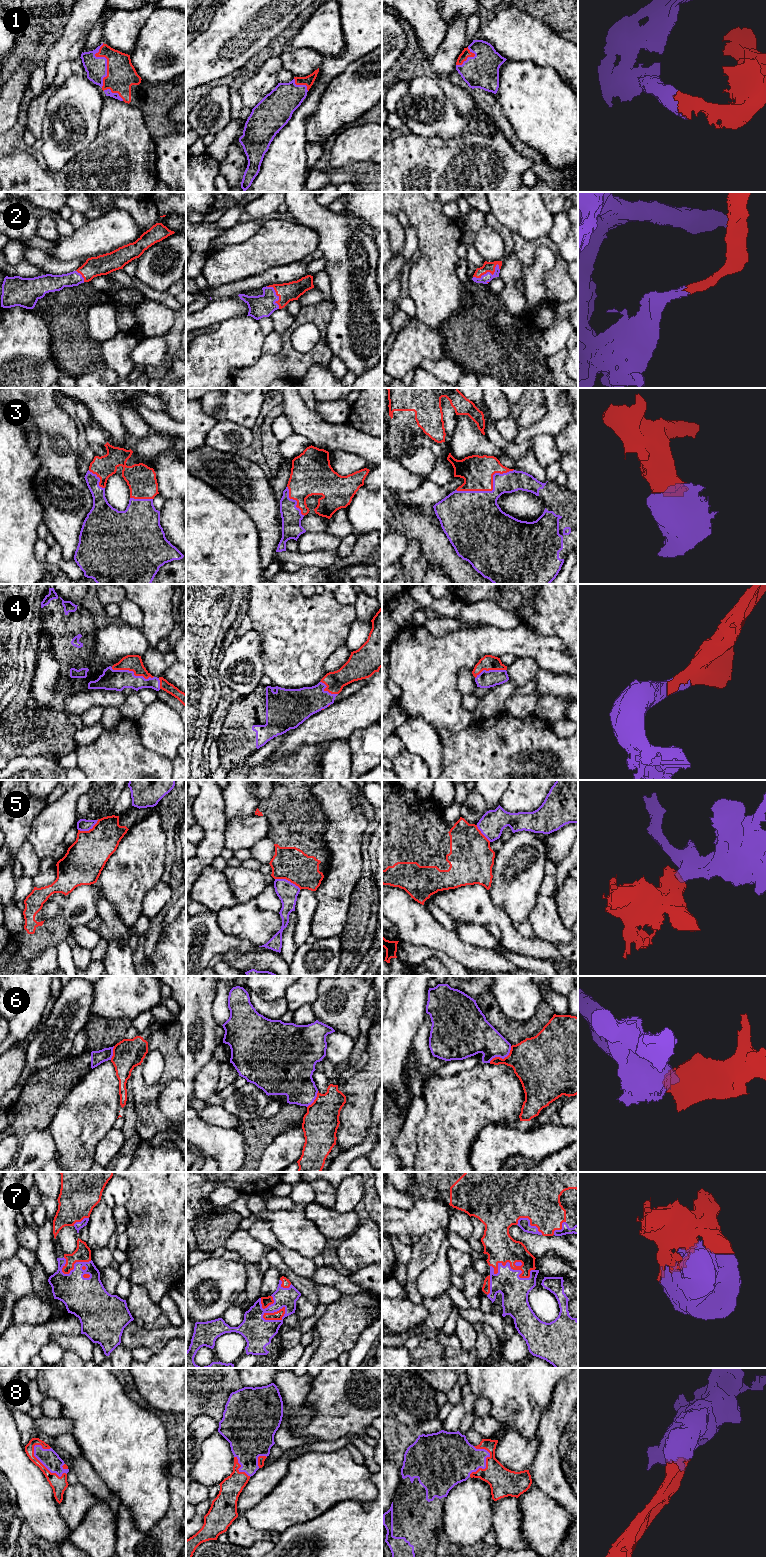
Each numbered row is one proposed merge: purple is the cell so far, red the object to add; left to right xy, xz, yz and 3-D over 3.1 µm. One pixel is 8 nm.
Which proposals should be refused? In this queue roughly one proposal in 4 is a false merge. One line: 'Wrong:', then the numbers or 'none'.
Wrong: 5, 6

